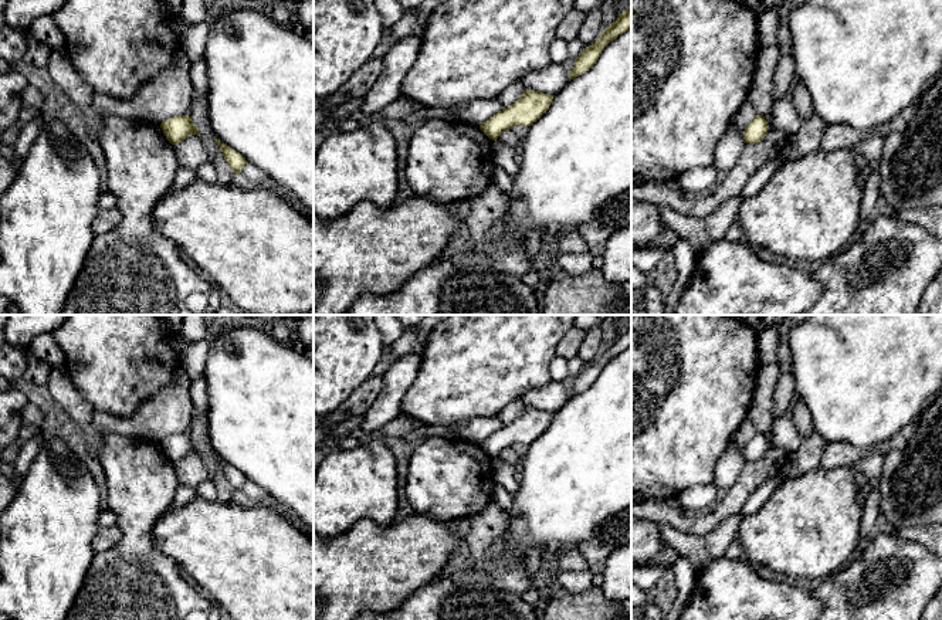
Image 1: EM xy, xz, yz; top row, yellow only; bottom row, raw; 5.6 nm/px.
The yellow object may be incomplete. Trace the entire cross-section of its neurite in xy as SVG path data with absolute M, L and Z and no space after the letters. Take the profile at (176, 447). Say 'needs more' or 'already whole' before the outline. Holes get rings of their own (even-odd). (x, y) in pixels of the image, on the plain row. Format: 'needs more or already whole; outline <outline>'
already whole; outline M180 433L180 434L166 437L165 440L160 441L160 445L166 457L172 463L180 461L183 457L186 457L190 453L200 454L196 443L193 441L189 433Z

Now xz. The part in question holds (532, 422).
already whole; outline M525 406L515 421L487 437L480 447L489 457L497 458L504 448L516 443L531 444L549 427L552 417L553 413Z

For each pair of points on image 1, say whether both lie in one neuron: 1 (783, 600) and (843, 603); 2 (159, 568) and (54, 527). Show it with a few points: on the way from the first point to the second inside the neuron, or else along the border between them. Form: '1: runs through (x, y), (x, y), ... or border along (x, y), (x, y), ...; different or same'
1: border along (813, 592), (823, 605); different
2: border along (97, 552), (82, 583); different

